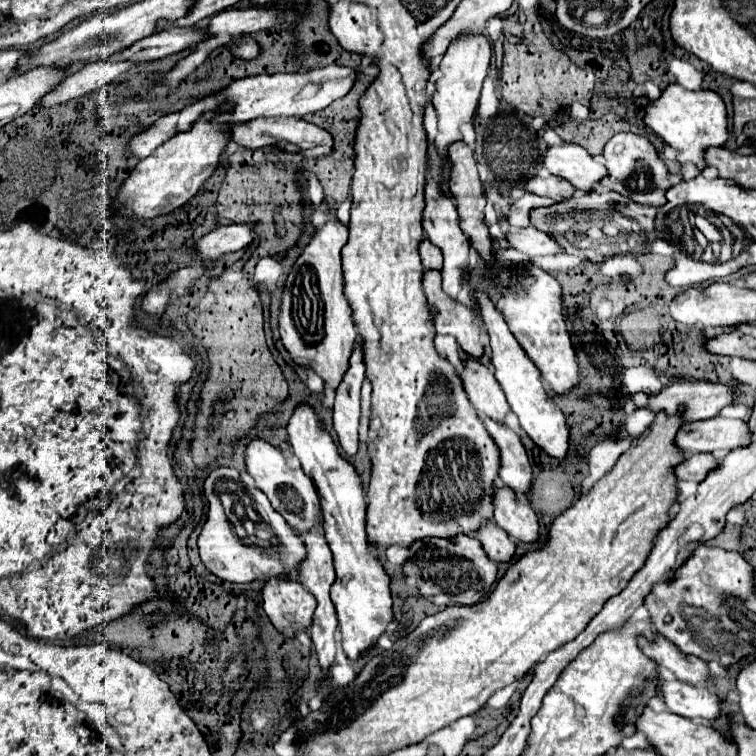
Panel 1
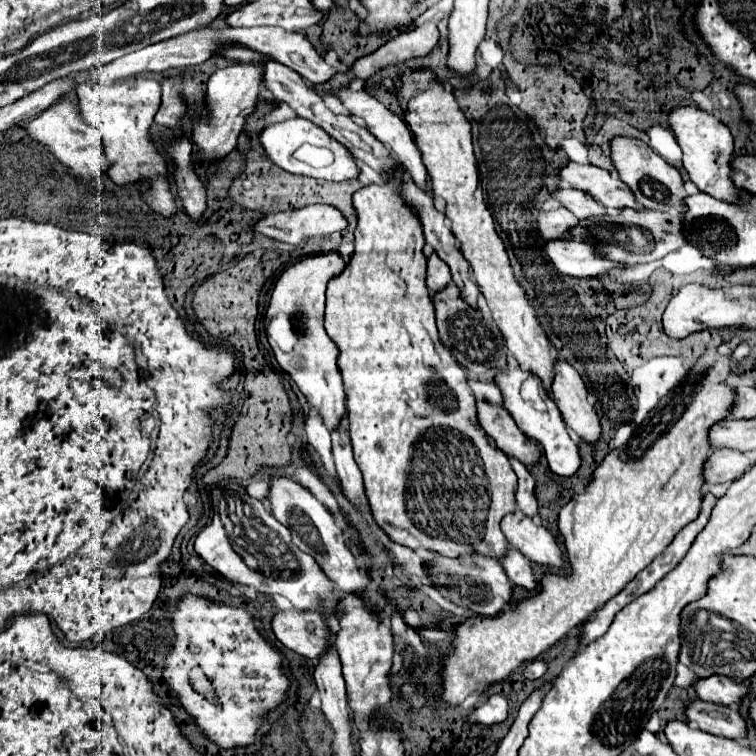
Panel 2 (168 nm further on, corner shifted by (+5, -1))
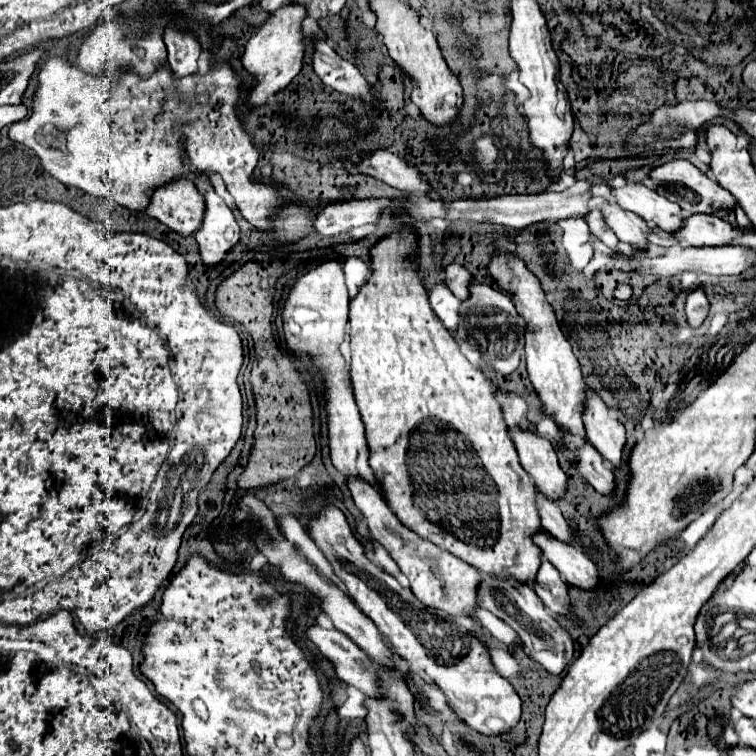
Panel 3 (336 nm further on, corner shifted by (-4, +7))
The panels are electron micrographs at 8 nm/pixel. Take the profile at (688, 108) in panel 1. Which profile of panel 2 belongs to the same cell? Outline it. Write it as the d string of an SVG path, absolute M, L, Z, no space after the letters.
M684 105L684 107L674 107L668 115L670 121L670 129L684 153L682 163L684 169L688 173L688 177L692 179L692 183L700 189L710 193L716 199L734 203L740 197L740 191L732 185L730 181L730 161L732 161L732 133L730 129L722 123L722 119L718 119L714 113L704 111L700 107L694 105Z

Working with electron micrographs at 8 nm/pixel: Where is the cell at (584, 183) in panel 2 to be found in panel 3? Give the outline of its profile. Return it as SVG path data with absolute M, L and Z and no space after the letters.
M627 183L625 189L613 189L613 195L623 209L633 211L667 233L675 233L685 221L685 213L679 205L673 205L667 197L661 197L641 183Z

